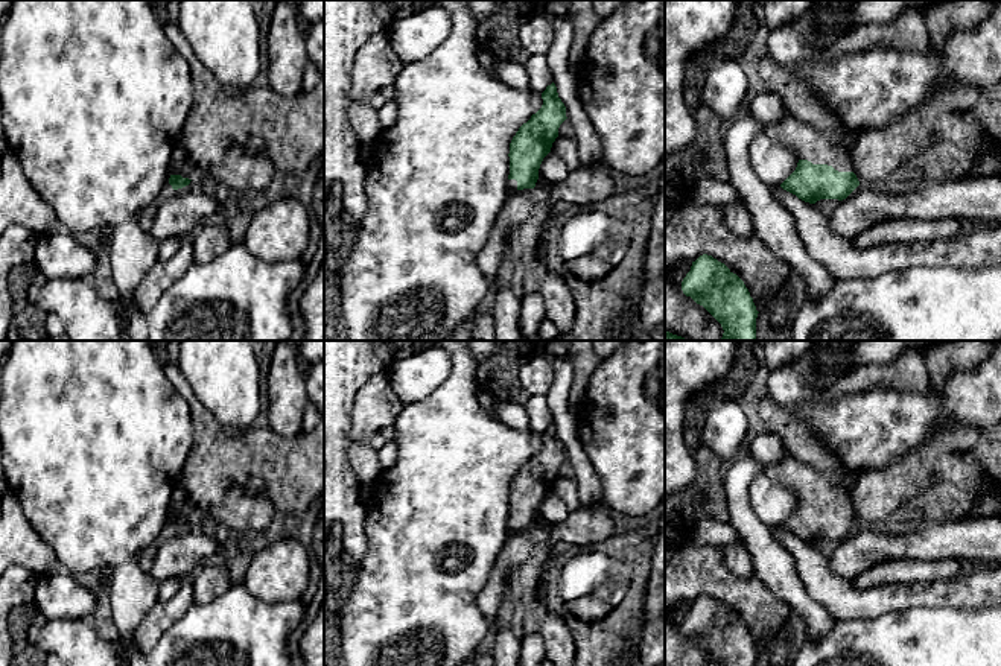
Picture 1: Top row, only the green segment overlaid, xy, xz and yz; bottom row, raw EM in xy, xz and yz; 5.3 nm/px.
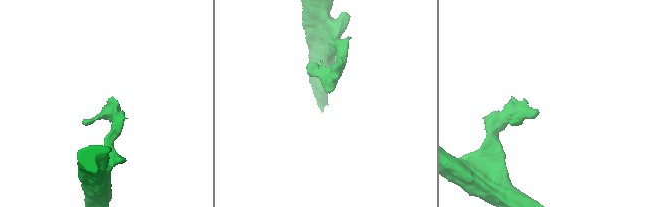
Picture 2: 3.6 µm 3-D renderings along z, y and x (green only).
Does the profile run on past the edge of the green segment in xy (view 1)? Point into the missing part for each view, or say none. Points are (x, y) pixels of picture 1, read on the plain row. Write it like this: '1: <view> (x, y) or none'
1: none

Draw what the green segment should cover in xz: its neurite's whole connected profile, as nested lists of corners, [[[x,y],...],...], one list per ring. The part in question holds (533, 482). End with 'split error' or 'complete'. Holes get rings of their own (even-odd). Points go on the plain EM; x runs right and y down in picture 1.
[[[552,423],[542,433],[543,446],[523,464],[510,484],[510,515],[517,531],[534,529],[543,499],[558,477],[560,465],[567,459],[566,447]]] | complete

